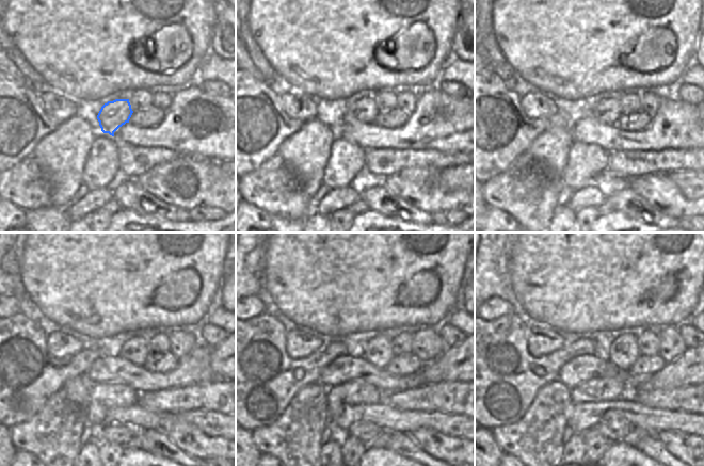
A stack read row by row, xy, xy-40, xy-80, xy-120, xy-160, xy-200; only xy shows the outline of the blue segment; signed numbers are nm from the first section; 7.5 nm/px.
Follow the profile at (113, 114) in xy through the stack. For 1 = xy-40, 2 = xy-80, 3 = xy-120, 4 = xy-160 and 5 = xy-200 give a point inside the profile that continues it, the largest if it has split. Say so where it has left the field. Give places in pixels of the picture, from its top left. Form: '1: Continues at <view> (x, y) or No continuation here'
1: Continues at xy-40 (364, 110)
2: Continues at xy-80 (608, 111)
3: Continues at xy-120 (136, 350)
4: Continues at xy-160 (378, 351)
5: Continues at xy-200 (623, 352)

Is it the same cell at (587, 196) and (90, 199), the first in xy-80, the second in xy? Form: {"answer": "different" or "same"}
{"answer": "same"}

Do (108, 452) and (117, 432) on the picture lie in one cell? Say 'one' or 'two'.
two

